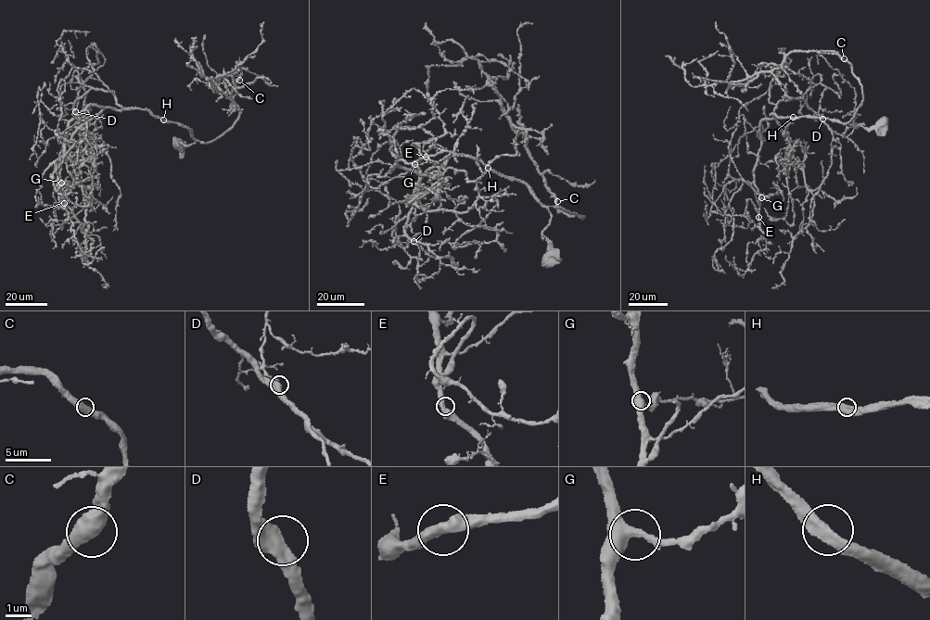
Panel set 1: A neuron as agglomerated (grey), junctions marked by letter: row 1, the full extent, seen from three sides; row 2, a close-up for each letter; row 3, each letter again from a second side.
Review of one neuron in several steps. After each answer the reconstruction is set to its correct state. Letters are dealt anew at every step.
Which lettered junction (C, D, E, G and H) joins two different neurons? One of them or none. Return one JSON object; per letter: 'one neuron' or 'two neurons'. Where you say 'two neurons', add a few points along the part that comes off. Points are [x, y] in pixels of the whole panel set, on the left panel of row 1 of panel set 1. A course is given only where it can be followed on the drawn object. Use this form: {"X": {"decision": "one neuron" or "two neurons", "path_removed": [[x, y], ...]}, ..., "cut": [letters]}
{"C": {"decision": "one neuron"}, "D": {"decision": "one neuron"}, "E": {"decision": "one neuron"}, "G": {"decision": "one neuron"}, "H": {"decision": "one neuron"}, "cut": []}

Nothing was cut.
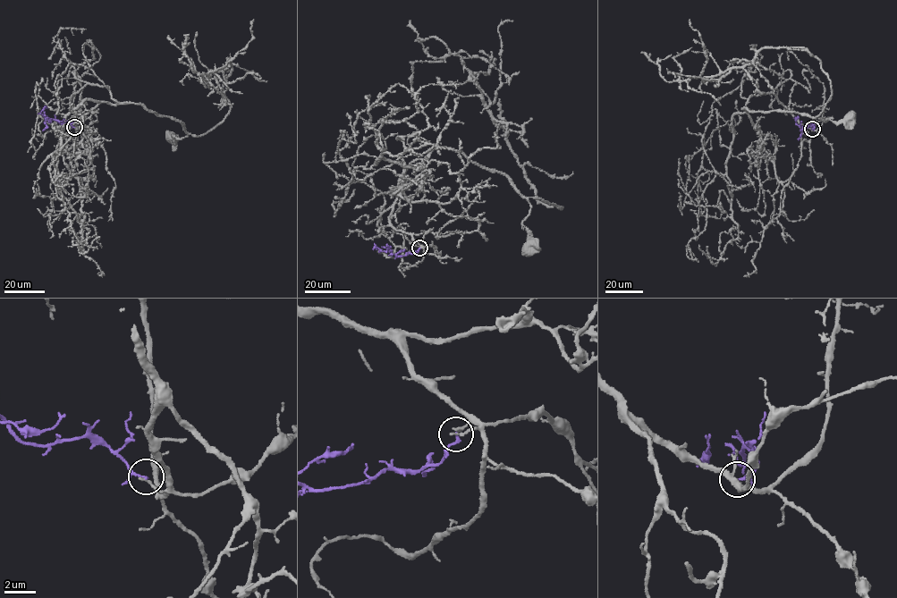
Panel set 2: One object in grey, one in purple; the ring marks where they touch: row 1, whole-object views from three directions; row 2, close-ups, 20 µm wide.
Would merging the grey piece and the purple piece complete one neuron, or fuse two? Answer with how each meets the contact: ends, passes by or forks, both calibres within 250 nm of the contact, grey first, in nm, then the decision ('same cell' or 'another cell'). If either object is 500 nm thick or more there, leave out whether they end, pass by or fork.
grey ends | purple ends | 160/180 nm | another cell

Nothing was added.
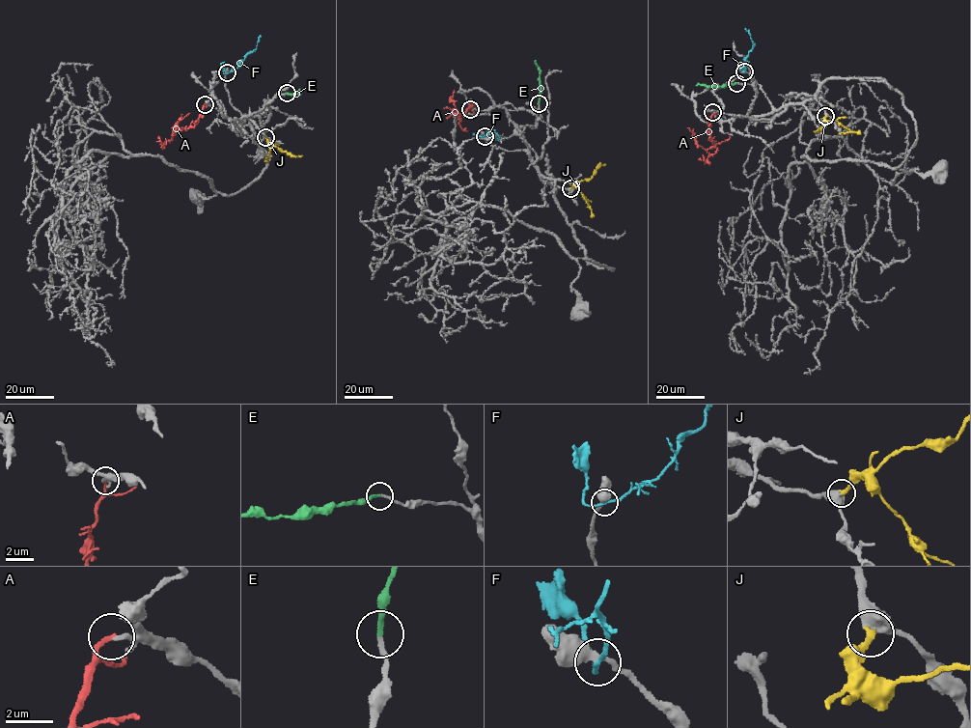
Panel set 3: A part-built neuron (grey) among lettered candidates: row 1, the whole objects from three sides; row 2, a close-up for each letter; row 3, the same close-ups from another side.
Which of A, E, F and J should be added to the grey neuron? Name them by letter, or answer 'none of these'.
E, J

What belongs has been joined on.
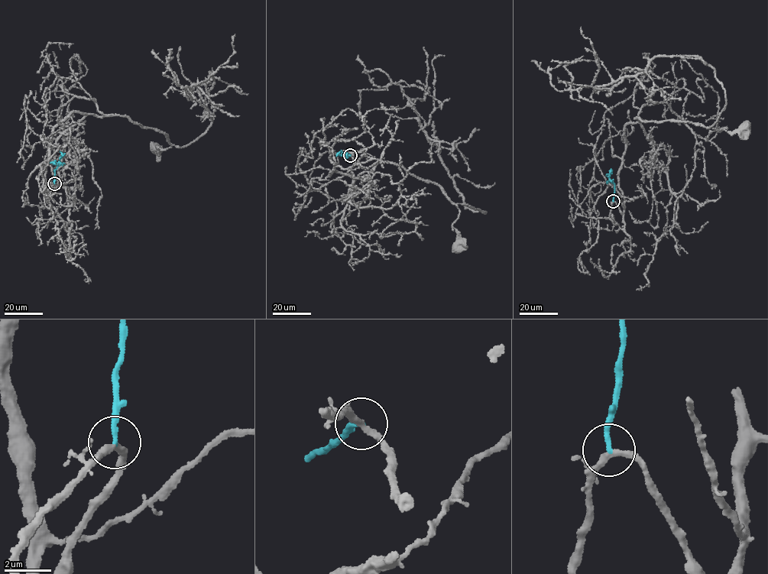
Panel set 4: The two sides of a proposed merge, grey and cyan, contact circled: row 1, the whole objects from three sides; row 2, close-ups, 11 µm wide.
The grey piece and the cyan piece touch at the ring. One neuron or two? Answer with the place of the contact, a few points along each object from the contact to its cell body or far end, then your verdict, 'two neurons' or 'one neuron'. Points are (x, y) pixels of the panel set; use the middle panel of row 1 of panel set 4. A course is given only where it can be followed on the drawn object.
place (350, 155); course grey (350, 155), (352, 167), (328, 175), (366, 179), (390, 162), (435, 183), (459, 210), (458, 247); course cyan (350, 155), (345, 158), (343, 153), (339, 156); two neurons

